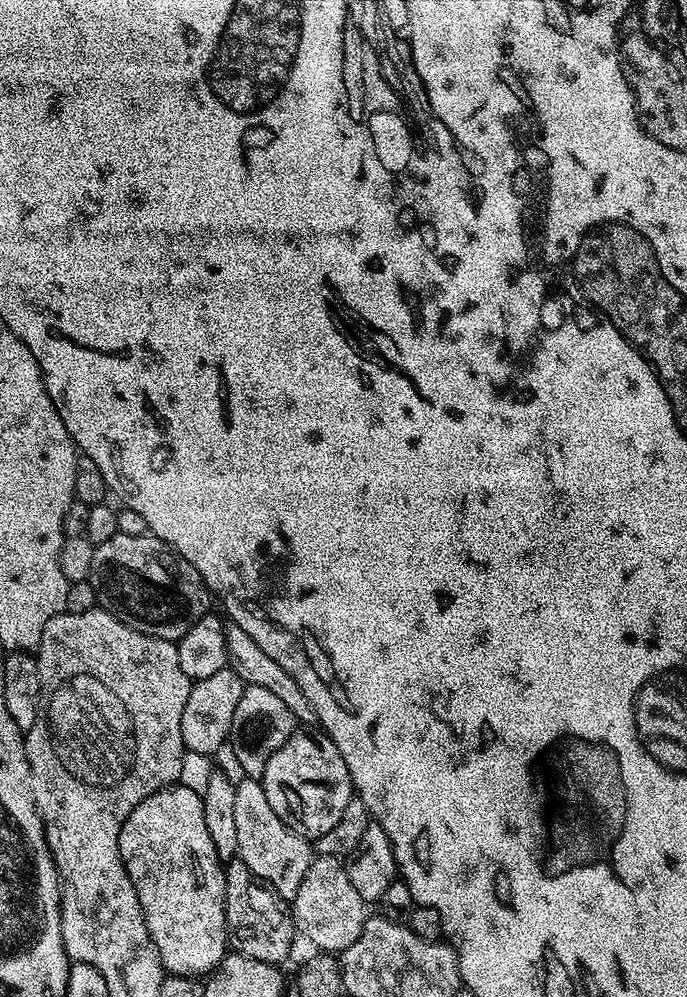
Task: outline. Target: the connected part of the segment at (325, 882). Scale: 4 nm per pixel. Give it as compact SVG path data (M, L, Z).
M332 855L313 857L310 869L298 886L298 892L290 907L297 933L312 942L317 951L326 954L339 954L352 946L362 932L366 919L366 902L351 885L343 861Z

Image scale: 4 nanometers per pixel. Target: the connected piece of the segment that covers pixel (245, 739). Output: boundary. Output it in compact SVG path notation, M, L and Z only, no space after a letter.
M247 685L238 698L238 710L234 710L234 722L230 726L228 744L232 748L232 756L241 768L243 775L250 780L263 781L266 762L282 747L292 733L297 731L298 722L294 714L290 714L278 694L270 694L270 690L262 690L262 686Z

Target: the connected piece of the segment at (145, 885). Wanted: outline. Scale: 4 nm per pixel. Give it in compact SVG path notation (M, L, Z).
M179 782L158 789L154 794L150 794L150 798L134 806L130 818L126 818L122 826L118 846L122 862L126 866L126 874L138 894L146 930L150 930L150 938L158 950L165 973L204 978L215 972L217 966L223 962L229 947L224 909L225 865L218 858L218 850L214 850L210 830L206 830L203 795Z

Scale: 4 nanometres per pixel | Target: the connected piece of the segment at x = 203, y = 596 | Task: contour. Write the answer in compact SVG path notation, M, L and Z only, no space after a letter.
M117 532L114 538L95 545L86 584L92 587L95 603L105 612L154 638L178 642L198 618L210 612L210 593L202 574L151 534L135 536Z

